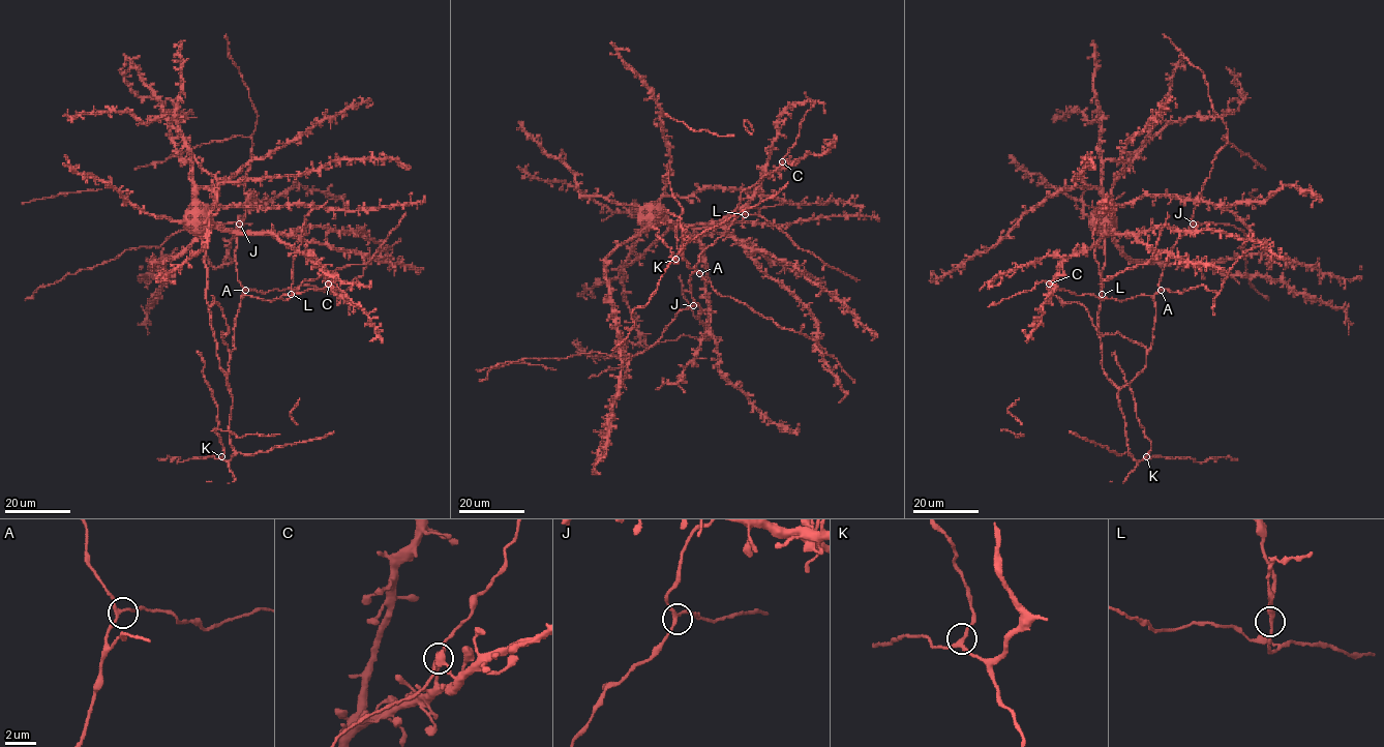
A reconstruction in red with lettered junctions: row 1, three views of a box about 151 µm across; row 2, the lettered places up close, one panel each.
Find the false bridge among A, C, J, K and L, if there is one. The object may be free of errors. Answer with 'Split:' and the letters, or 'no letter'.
Split: L

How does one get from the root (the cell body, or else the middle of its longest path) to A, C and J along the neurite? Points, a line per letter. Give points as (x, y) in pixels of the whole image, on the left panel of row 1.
A: (198, 217), (212, 207), (241, 205), (252, 196), (246, 196), (235, 250), (237, 277), (245, 290)
C: (198, 217), (206, 226), (230, 231), (271, 232), (306, 256), (324, 273), (328, 284)
J: (198, 217), (212, 207), (241, 205), (252, 196), (253, 199), (246, 196), (246, 215), (239, 223)

